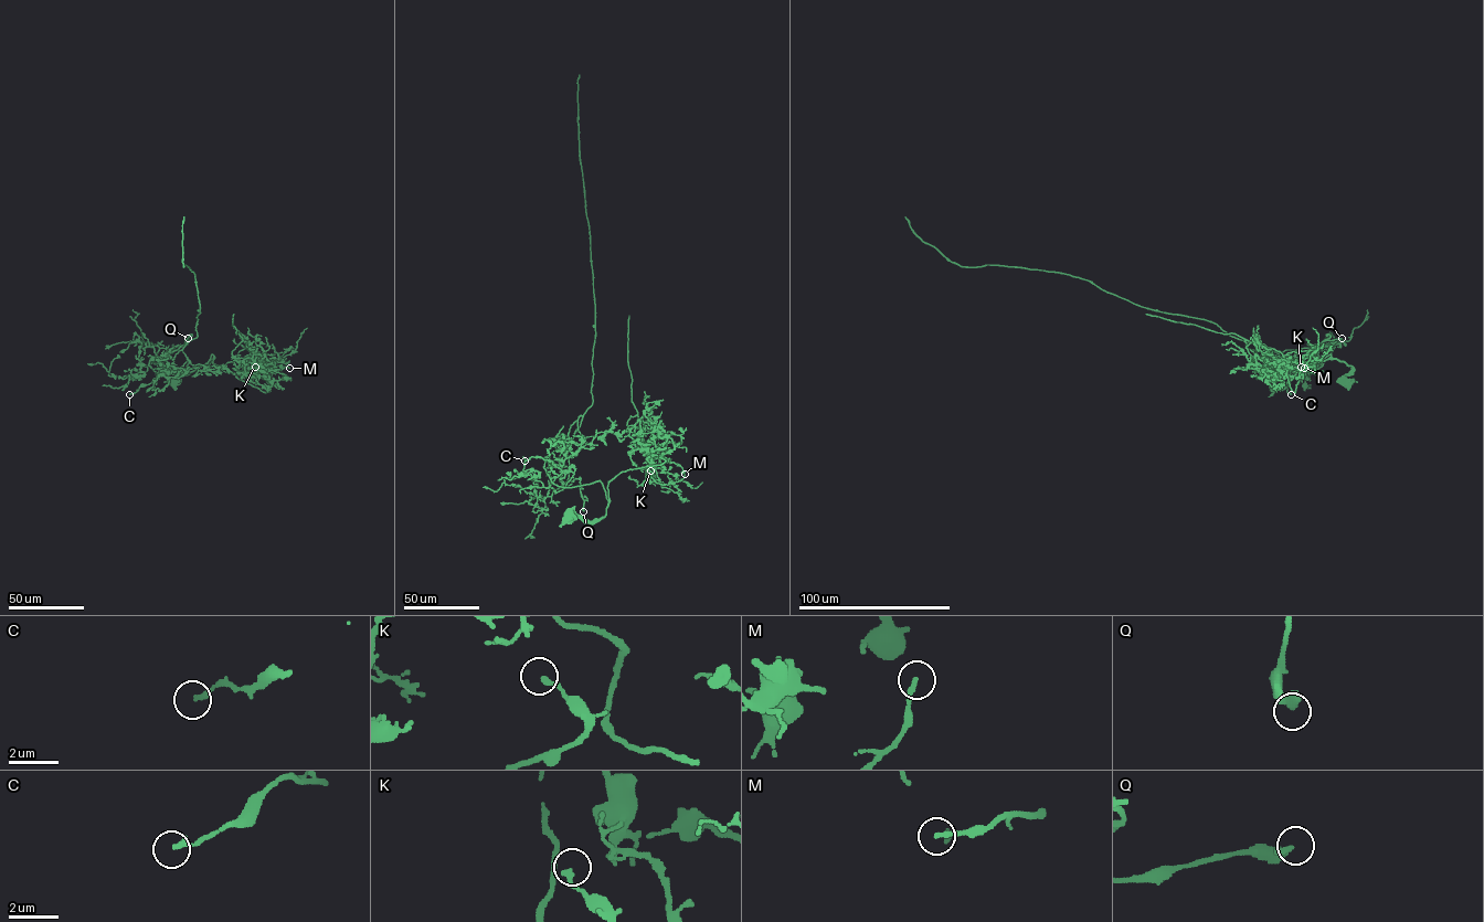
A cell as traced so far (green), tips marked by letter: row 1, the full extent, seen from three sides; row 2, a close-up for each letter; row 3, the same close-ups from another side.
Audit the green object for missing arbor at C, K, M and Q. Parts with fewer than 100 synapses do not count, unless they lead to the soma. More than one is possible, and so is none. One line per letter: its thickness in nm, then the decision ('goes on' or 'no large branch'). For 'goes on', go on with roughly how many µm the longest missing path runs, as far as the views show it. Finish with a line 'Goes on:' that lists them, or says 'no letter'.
C: 200 nm | no large branch
K: 220 nm | no large branch
M: 170 nm | no large branch
Q: 300 nm | no large branch
Goes on: no letter

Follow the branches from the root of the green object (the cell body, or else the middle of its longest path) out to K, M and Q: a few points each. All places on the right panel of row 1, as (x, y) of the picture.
K: (1346, 382), (1352, 368), (1334, 359), (1310, 364), (1294, 392), (1286, 371), (1282, 384), (1261, 374), (1301, 367)
M: (1346, 382), (1352, 368), (1326, 359), (1301, 372), (1293, 392), (1285, 359), (1315, 370), (1314, 367), (1304, 368)
Q: (1346, 382), (1352, 368), (1331, 354), (1311, 364), (1316, 374), (1289, 358), (1295, 366), (1308, 345), (1342, 338)

